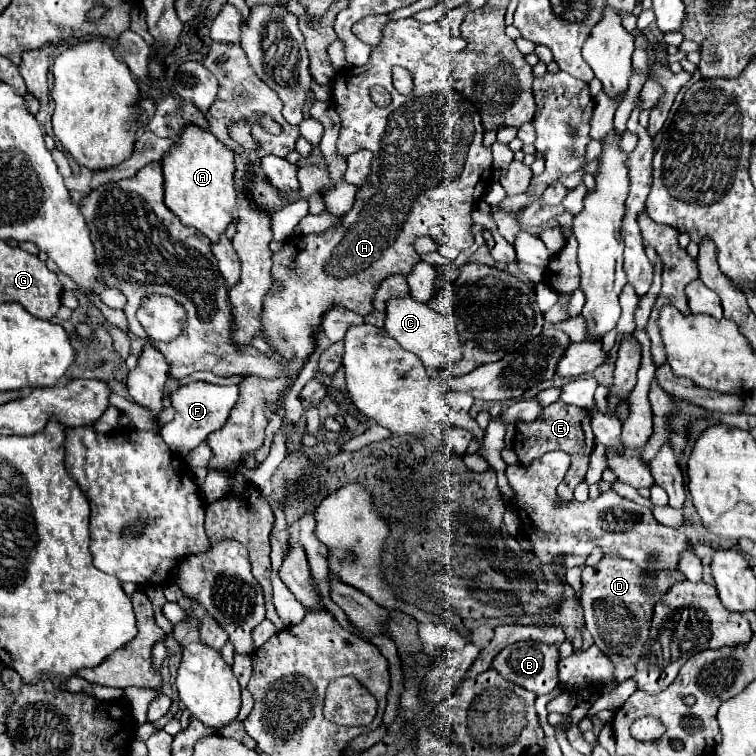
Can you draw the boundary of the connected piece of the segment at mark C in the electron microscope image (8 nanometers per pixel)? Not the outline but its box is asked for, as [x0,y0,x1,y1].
[384,296,462,370]

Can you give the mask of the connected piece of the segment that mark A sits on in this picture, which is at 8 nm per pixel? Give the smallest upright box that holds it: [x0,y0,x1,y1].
[162,124,238,242]

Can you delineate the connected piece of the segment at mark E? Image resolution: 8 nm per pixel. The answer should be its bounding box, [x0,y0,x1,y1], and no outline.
[514,402,594,502]

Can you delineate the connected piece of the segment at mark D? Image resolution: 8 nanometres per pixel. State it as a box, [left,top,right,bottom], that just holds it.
[580,556,654,682]

